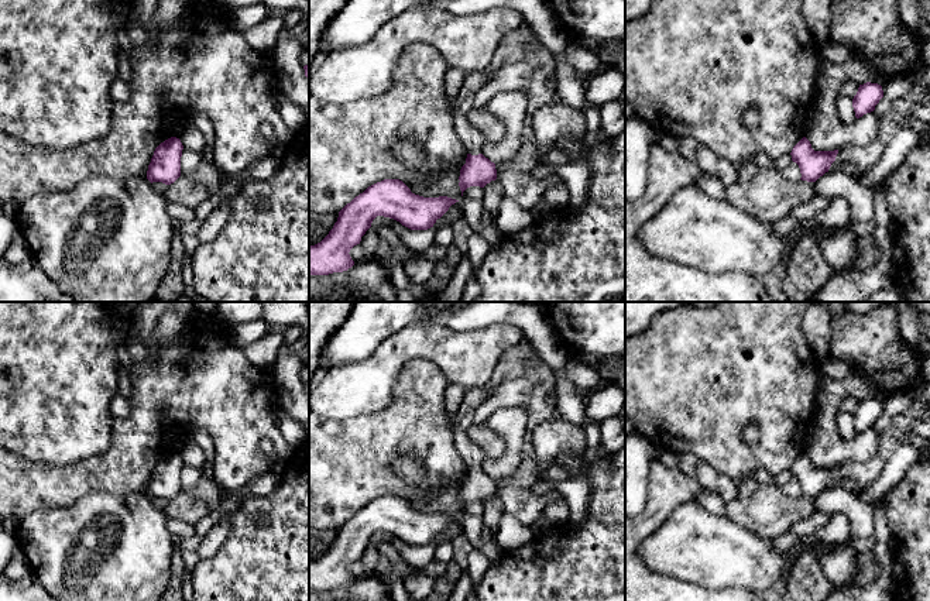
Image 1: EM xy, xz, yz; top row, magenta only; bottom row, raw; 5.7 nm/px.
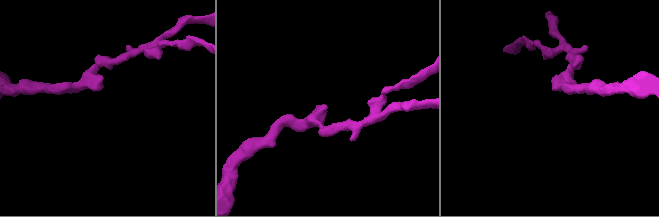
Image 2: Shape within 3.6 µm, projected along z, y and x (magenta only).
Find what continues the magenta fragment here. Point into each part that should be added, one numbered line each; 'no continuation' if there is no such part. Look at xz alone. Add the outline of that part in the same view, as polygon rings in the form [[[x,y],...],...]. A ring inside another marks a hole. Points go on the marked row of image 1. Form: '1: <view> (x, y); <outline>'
1: xz (514, 47); [[[524,24],[501,38],[485,69],[467,73],[454,104],[454,130],[464,144],[467,154],[483,154],[485,147],[483,133],[471,126],[467,119],[469,111],[474,107],[476,93],[491,79],[497,69],[524,62],[535,40],[532,30]]]

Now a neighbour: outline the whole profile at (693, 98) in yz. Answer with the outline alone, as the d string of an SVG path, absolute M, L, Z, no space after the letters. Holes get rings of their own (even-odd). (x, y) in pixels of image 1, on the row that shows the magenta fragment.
M655 0L651 8L639 18L625 23L625 100L632 106L634 114L645 120L656 133L692 137L707 145L715 155L728 159L737 168L756 157L766 154L779 158L790 154L793 147L804 137L806 116L814 95L820 68L819 45L811 35L802 14L803 0ZM754 107L761 114L759 126L748 128L742 114Z

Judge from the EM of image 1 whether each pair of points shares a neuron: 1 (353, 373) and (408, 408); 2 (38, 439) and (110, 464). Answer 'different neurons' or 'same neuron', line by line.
1: different neurons
2: different neurons

